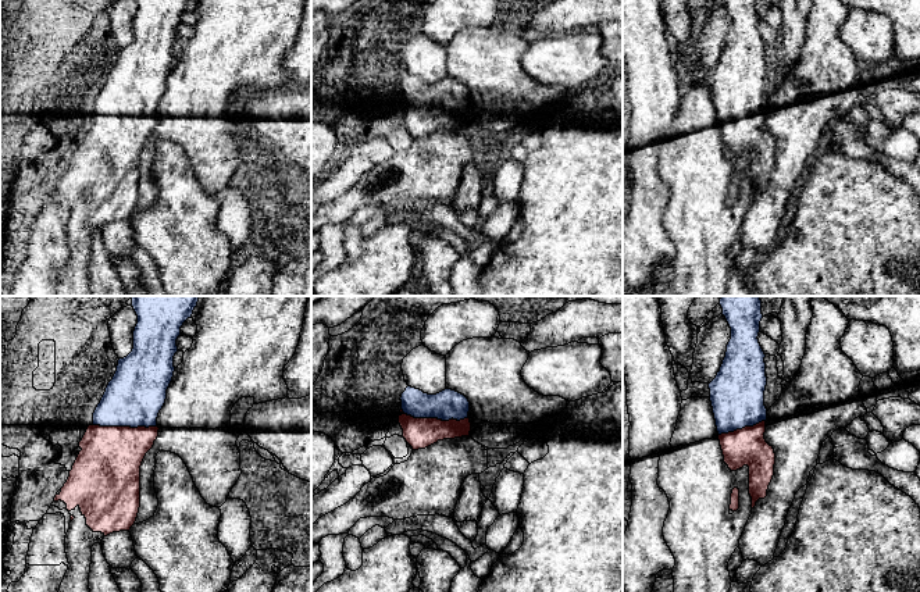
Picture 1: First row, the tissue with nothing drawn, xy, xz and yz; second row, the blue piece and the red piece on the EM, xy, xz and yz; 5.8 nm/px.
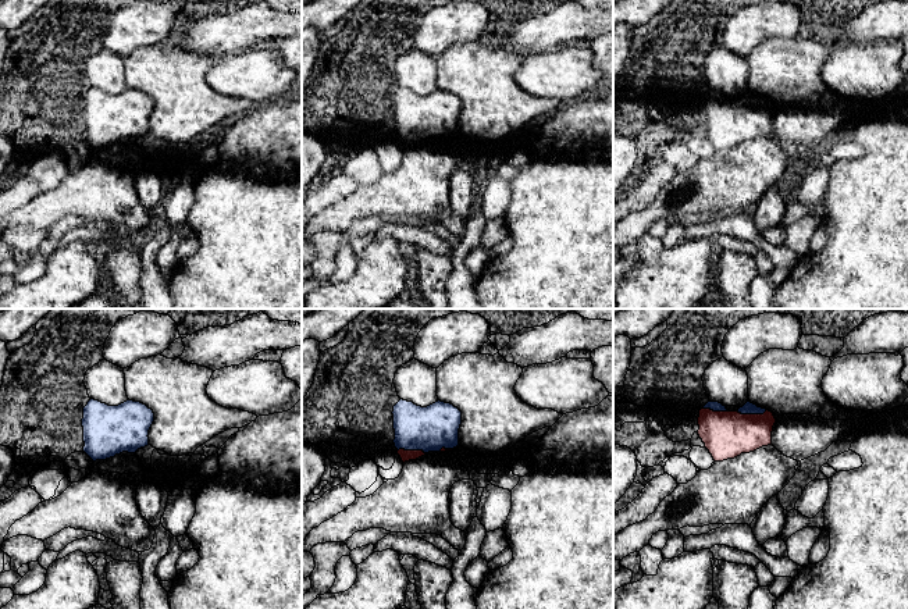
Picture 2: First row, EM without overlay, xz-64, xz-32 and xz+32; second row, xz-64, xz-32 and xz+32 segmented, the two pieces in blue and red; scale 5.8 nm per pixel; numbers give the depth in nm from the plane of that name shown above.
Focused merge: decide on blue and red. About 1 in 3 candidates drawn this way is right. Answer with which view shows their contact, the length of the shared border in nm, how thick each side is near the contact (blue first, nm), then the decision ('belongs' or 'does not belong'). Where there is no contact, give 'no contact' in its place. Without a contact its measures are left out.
contact in xz; length 380 nm; calibres 170 and 180 nm; belongs

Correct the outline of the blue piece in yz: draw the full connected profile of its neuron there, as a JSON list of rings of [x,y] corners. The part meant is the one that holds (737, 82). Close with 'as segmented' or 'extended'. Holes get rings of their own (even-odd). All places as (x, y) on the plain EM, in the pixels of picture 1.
[[[723,0],[730,17],[731,28],[725,46],[716,67],[709,72],[710,90],[718,121],[724,151],[731,160],[749,156],[749,183],[752,197],[759,188],[767,185],[774,164],[775,142],[764,128],[767,97],[764,79],[767,74],[764,40],[759,32],[762,0]]]; extended

